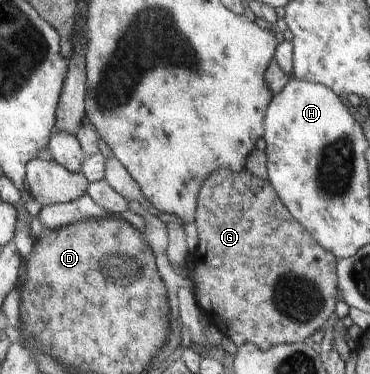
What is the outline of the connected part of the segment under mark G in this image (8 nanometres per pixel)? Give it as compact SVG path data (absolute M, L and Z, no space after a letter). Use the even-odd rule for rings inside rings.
M221 168L213 172L203 184L197 196L196 218L199 243L192 254L194 277L194 297L203 311L205 321L213 324L223 335L227 335L235 345L254 343L261 351L267 351L279 344L301 343L313 333L323 329L324 323L335 312L335 303L339 300L338 277L336 274L336 257L316 242L313 236L289 213L281 198L277 195L271 182L251 175L246 169L234 172Z

